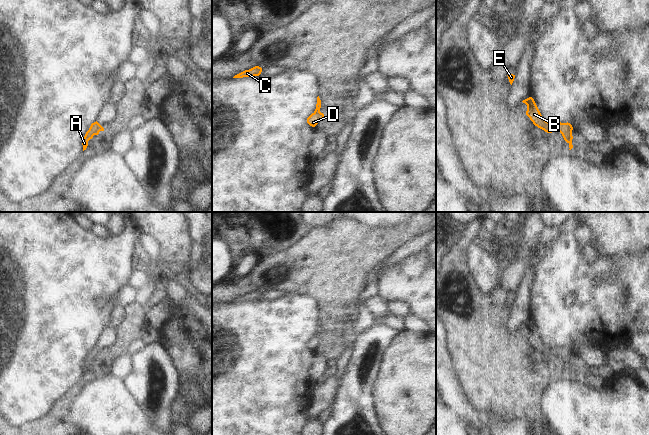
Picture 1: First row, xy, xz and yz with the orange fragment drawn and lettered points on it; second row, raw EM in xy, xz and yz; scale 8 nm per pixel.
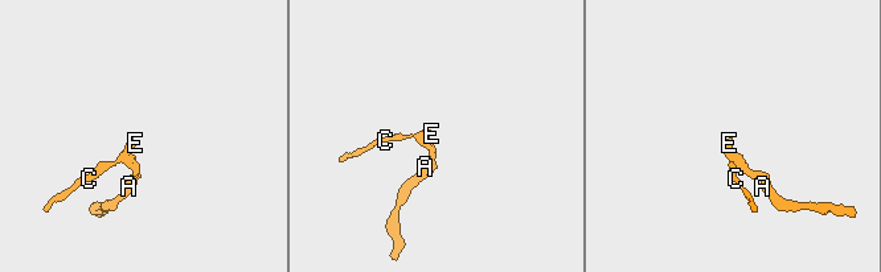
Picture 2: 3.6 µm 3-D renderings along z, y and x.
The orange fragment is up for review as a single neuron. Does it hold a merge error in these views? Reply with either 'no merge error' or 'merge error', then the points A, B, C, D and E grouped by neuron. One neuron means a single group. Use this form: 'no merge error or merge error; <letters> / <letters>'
no merge error; A B C D E

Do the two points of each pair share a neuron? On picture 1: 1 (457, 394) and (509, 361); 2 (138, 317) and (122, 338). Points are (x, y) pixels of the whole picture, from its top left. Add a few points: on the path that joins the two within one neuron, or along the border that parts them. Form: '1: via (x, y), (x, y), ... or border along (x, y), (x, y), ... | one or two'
1: border along (454, 369), (463, 393), (476, 410) | two
2: via (133, 322), (133, 325), (125, 333) | one

